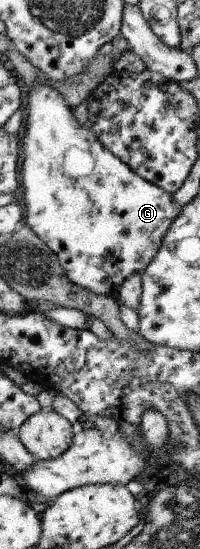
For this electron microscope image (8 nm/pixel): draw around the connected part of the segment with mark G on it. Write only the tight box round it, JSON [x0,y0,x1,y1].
[22,82,181,297]

